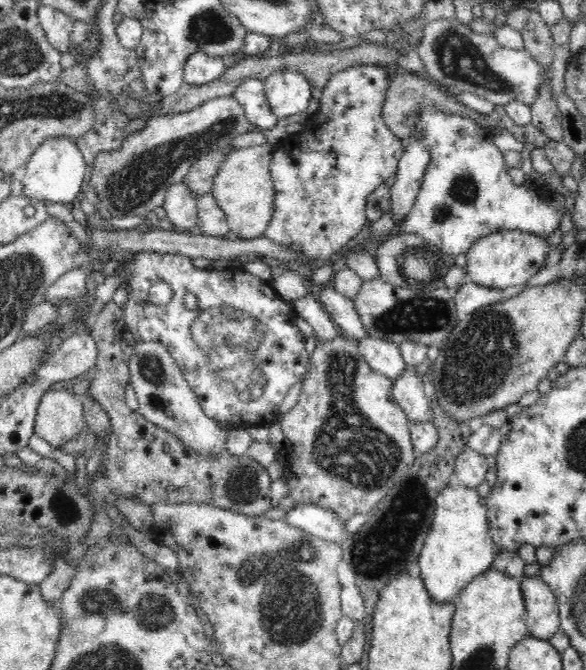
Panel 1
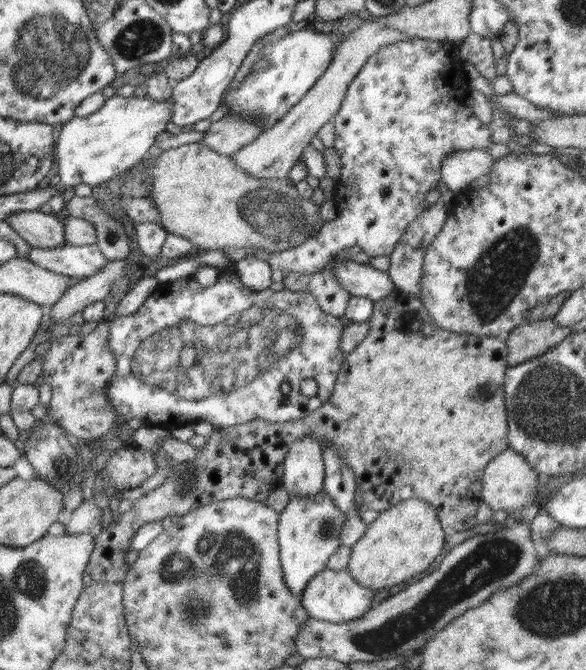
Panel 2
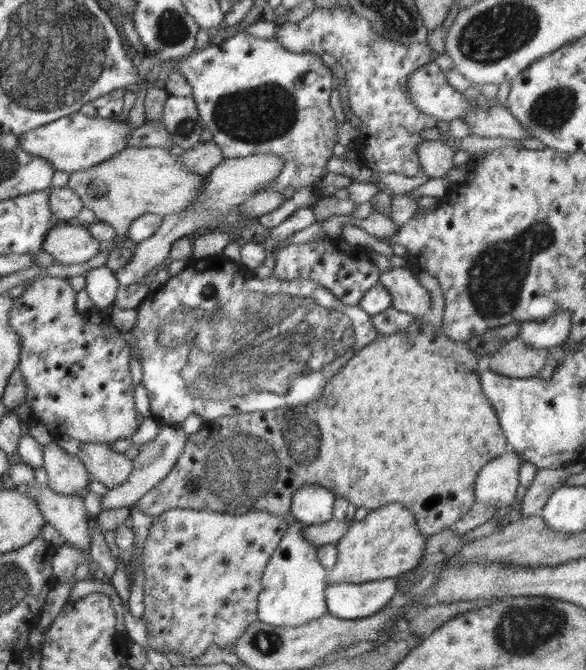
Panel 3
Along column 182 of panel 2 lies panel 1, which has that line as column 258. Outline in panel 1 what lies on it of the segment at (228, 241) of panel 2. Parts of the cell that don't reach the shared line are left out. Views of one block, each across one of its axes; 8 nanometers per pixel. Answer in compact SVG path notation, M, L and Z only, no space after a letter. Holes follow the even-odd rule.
M268 141L261 145L234 149L226 155L215 175L211 193L226 215L229 232L241 240L265 236L274 214L274 185L271 178L271 158L274 147Z

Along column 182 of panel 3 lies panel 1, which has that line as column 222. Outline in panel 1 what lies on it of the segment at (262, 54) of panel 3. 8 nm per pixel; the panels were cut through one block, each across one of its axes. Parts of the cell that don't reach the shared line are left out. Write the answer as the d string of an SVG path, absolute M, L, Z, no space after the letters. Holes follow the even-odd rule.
M196 52L187 58L183 68L183 82L190 86L210 84L224 76L226 64L220 57Z

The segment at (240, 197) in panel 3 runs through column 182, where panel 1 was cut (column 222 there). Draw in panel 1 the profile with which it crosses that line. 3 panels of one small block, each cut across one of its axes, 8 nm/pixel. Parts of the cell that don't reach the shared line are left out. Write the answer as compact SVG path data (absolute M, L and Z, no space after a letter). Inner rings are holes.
M211 192L197 198L197 225L203 235L226 237L230 234L226 215Z

